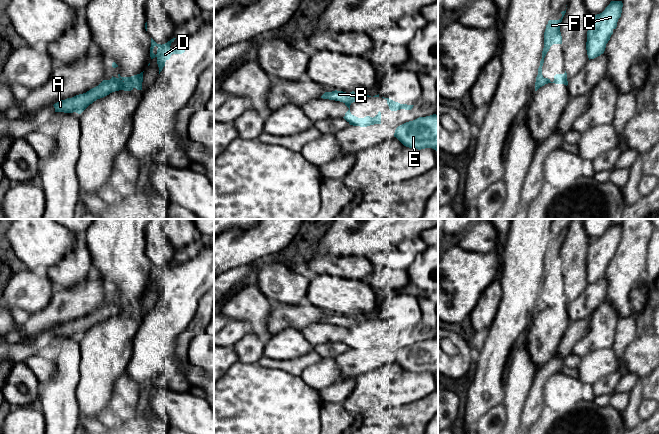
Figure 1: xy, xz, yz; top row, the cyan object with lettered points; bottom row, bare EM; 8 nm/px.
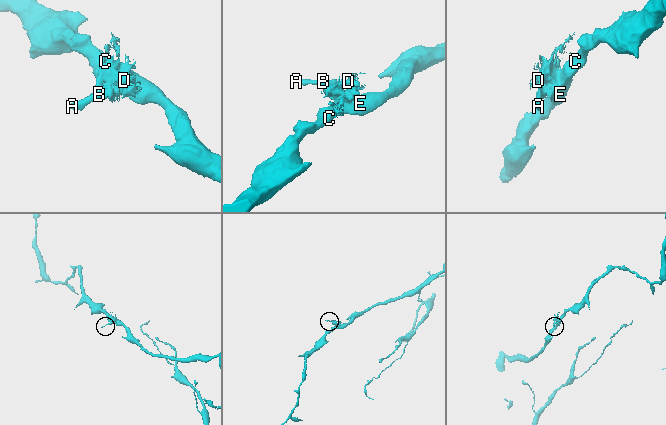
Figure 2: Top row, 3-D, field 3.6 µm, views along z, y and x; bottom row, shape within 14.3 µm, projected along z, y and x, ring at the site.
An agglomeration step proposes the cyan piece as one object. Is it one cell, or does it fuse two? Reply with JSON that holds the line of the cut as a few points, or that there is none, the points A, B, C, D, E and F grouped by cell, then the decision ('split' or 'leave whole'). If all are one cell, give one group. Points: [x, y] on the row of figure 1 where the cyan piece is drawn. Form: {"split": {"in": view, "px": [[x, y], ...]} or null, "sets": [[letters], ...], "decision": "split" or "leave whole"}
{"split": {"in": "xz", "px": [[355, 96], [352, 100], [345, 103]]}, "sets": [["A", "B"], ["C", "D", "E", "F"]], "decision": "split"}

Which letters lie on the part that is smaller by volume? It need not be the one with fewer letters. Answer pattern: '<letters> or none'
A, B

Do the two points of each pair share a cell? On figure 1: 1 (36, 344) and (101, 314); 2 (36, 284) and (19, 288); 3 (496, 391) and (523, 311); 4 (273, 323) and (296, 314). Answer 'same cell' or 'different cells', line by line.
1: same cell
2: same cell
3: same cell
4: same cell

